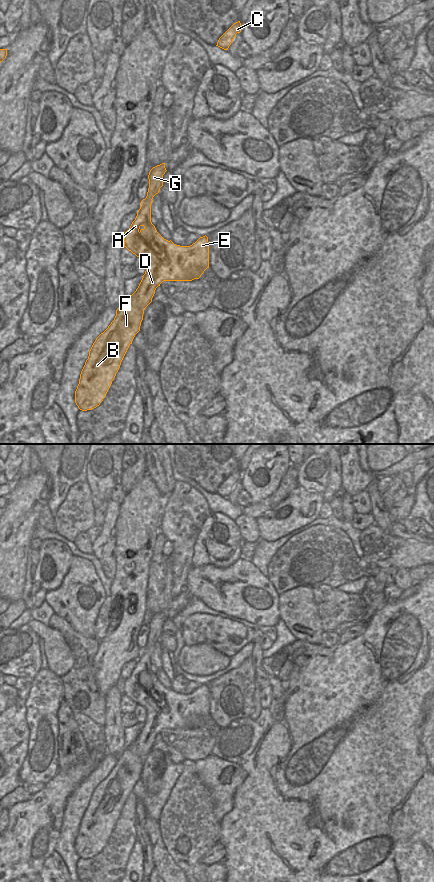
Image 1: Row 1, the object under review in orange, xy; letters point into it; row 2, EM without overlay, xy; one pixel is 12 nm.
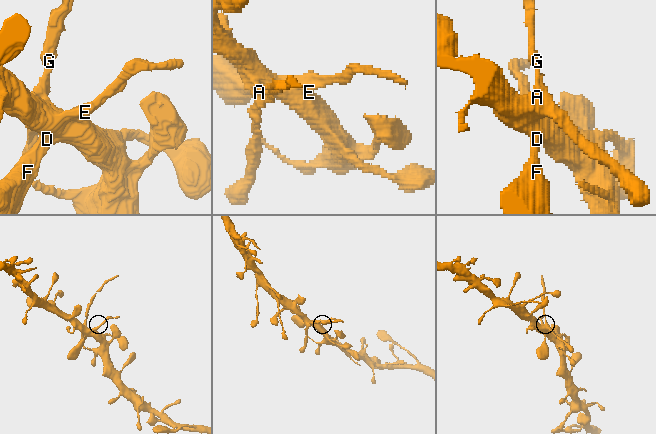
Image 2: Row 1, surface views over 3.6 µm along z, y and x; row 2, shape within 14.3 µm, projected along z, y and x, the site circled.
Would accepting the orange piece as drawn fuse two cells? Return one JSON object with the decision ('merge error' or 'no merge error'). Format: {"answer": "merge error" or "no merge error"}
{"answer": "merge error"}

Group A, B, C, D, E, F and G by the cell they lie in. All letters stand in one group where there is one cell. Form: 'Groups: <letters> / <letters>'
Groups: A B D E F / C G.

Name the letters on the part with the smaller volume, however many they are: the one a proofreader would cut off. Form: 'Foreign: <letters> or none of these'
Foreign: C, G.

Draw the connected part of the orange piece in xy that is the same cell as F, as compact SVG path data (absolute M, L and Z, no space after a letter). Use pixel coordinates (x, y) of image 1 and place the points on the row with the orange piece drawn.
M153 200L141 201L135 220L124 234L124 247L144 259L147 269L136 291L116 310L116 316L108 328L93 343L88 359L81 371L75 391L75 403L82 411L92 410L105 398L121 362L135 335L140 331L145 308L152 302L155 290L163 281L192 281L199 279L209 268L209 242L205 235L190 246L180 246L164 239L151 222Z

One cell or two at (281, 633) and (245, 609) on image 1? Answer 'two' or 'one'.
two

